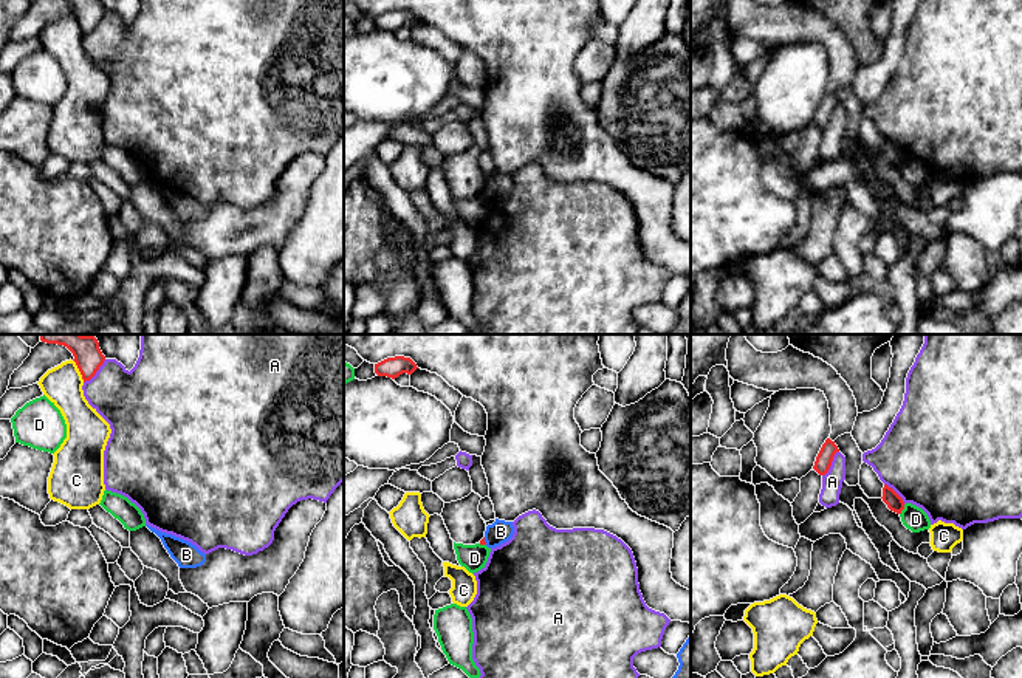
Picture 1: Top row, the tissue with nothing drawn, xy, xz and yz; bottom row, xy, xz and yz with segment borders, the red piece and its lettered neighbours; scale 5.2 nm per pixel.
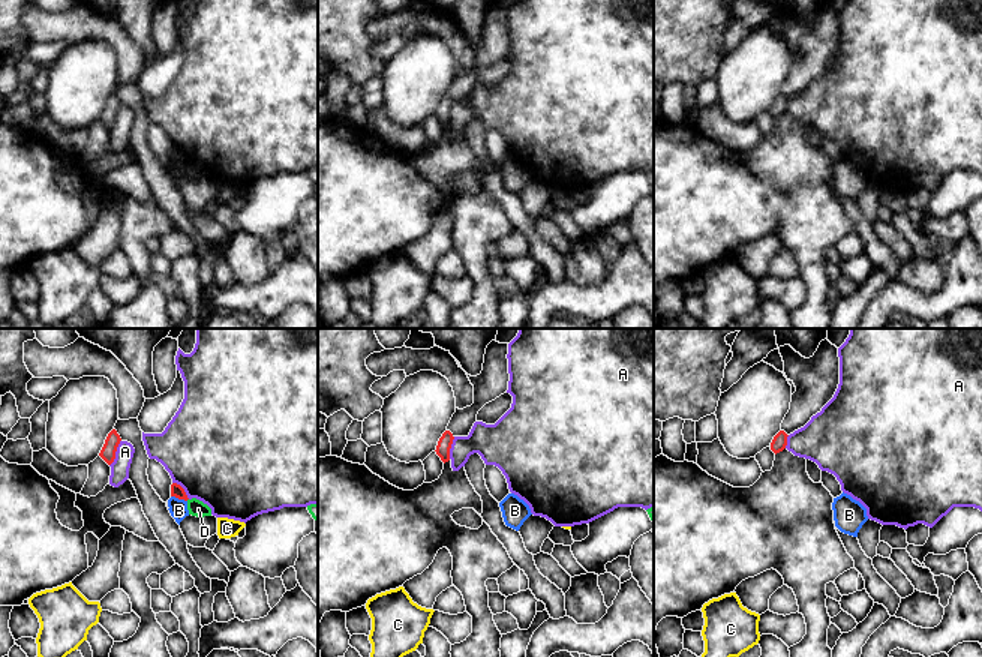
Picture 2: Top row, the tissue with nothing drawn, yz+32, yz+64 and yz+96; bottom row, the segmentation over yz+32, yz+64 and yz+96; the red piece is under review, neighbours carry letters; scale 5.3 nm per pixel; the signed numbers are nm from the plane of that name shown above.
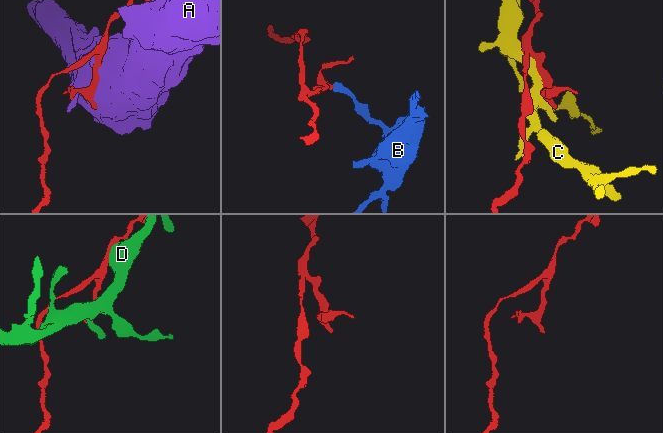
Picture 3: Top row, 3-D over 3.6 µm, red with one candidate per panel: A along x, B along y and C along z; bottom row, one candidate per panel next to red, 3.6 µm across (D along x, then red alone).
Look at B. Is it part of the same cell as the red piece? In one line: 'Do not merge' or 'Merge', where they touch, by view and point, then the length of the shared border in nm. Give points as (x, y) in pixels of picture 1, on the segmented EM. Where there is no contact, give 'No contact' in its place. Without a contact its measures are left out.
Do not merge. Touches red at xz (483, 541). Shared border 40 nm

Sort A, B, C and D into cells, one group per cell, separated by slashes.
A / B / C / D

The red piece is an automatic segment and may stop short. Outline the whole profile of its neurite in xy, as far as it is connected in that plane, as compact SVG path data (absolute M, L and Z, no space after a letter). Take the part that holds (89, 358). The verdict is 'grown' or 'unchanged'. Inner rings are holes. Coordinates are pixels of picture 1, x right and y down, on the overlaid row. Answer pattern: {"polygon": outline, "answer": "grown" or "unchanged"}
{"polygon": "M39 334L42 342L57 344L67 347L82 375L84 382L90 381L99 367L104 364L105 356L99 348L99 342L94 334Z", "answer": "unchanged"}

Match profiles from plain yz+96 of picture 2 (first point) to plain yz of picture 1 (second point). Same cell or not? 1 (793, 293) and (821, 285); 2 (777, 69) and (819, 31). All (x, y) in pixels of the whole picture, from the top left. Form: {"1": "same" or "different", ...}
{"1": "same", "2": "different"}

